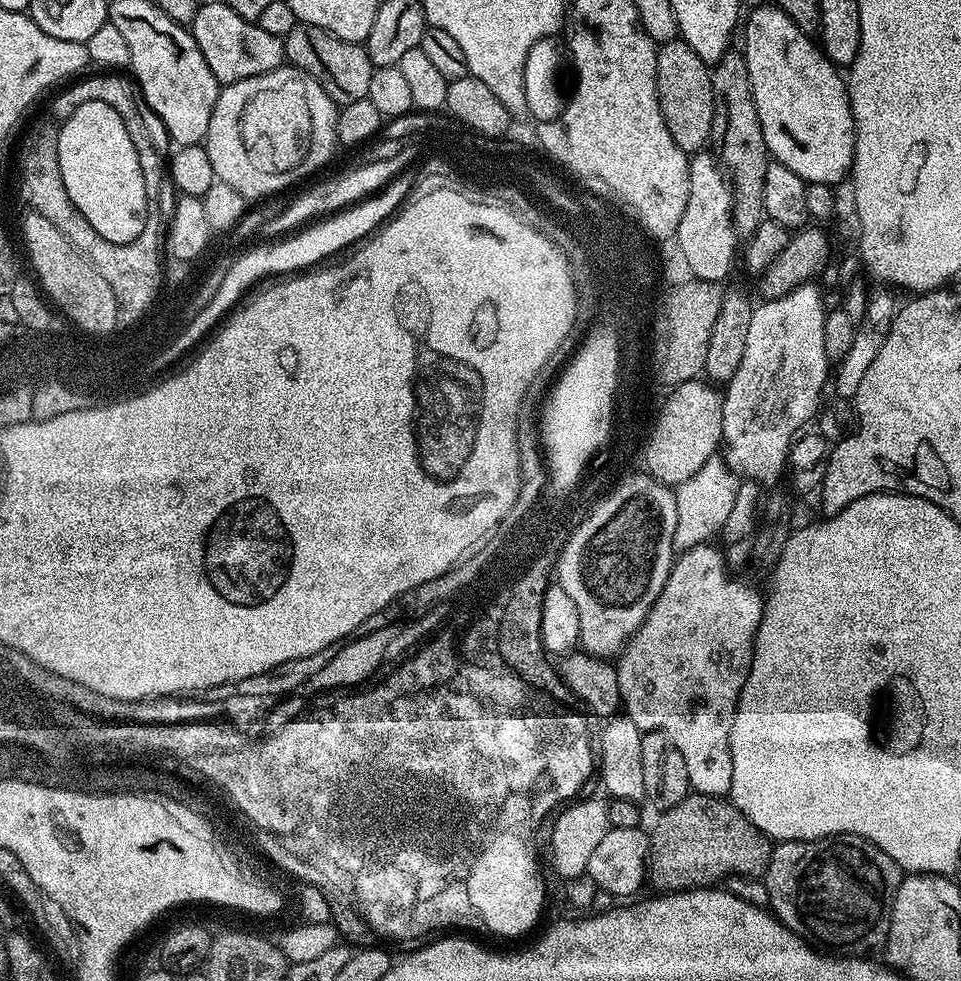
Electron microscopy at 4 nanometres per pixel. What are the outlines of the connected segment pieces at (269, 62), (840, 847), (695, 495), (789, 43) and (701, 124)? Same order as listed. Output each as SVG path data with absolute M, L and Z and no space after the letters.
M226 2L201 3L192 19L190 31L194 42L198 42L198 50L202 50L202 58L206 58L206 66L210 66L214 78L221 85L273 72L285 63L283 39L266 34L259 23L251 24L246 22L246 18L238 18Z
M824 836L821 840L781 840L770 854L762 879L777 920L797 936L840 954L868 958L885 947L890 934L892 903L898 894L902 869L890 854L860 836Z
M721 454L711 455L698 473L675 489L675 504L678 510L675 526L675 549L684 551L696 545L707 543L712 534L722 530L728 520L730 511L736 500L736 492L741 477L735 469L728 465Z
M768 2L754 9L749 16L747 13L742 24L742 36L743 32L742 55L769 157L775 163L794 170L794 174L798 174L798 178L807 183L839 185L839 180L843 176L845 179L852 171L856 149L856 123L848 97L848 85L841 69L830 63L824 57L824 49L819 43L809 33L802 31L775 3Z
M679 38L659 45L656 49L656 89L658 90L658 106L662 110L662 118L666 122L666 130L670 130L670 138L674 138L674 142L678 142L678 146L689 154L695 154L705 147L707 140L713 139L712 123L716 115L714 114L714 86L712 85L712 73L709 65L702 62L702 58L698 58L698 54L694 54L694 50L690 50L690 46Z

